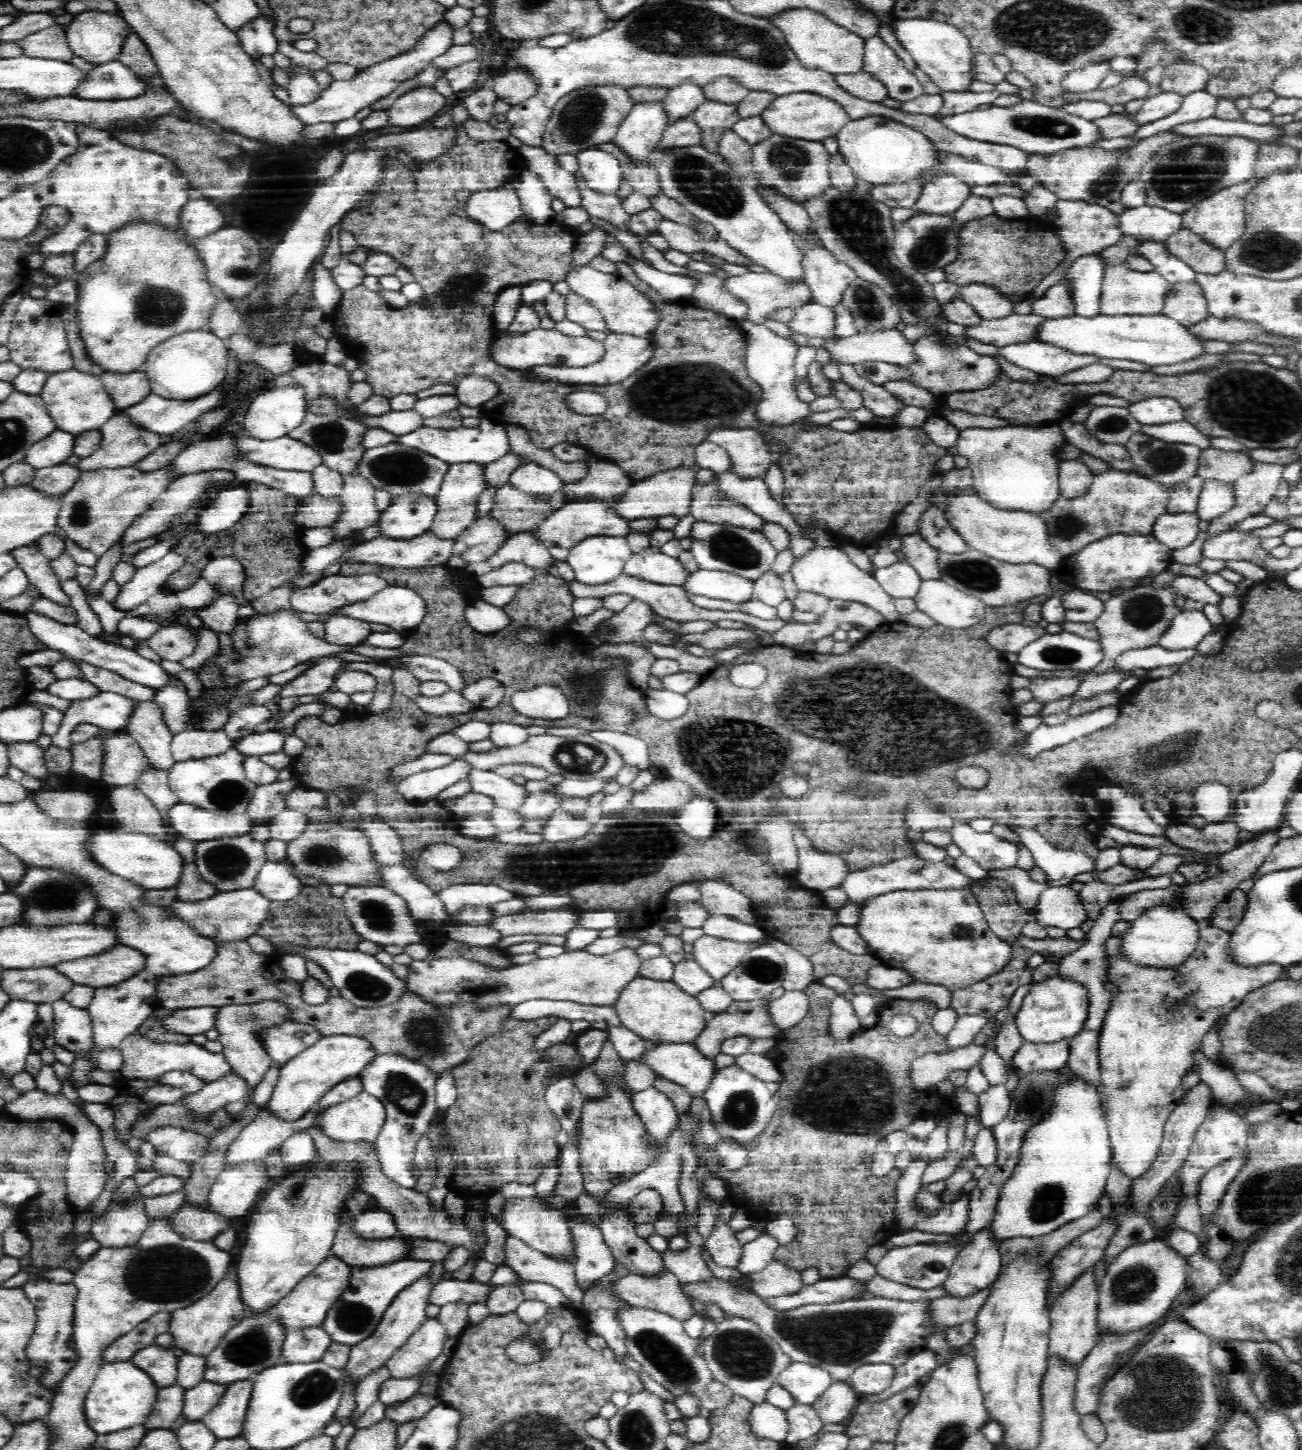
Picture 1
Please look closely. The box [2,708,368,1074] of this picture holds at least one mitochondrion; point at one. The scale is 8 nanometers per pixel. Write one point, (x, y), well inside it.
(54, 897)

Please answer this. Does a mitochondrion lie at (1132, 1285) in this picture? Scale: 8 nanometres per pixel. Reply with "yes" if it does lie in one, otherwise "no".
yes

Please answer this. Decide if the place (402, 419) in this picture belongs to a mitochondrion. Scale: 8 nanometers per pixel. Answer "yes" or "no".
no

